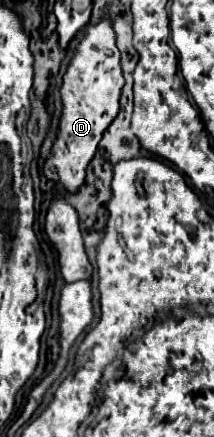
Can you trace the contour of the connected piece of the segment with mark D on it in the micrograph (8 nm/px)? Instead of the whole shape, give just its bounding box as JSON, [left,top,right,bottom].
[44,17,124,193]

